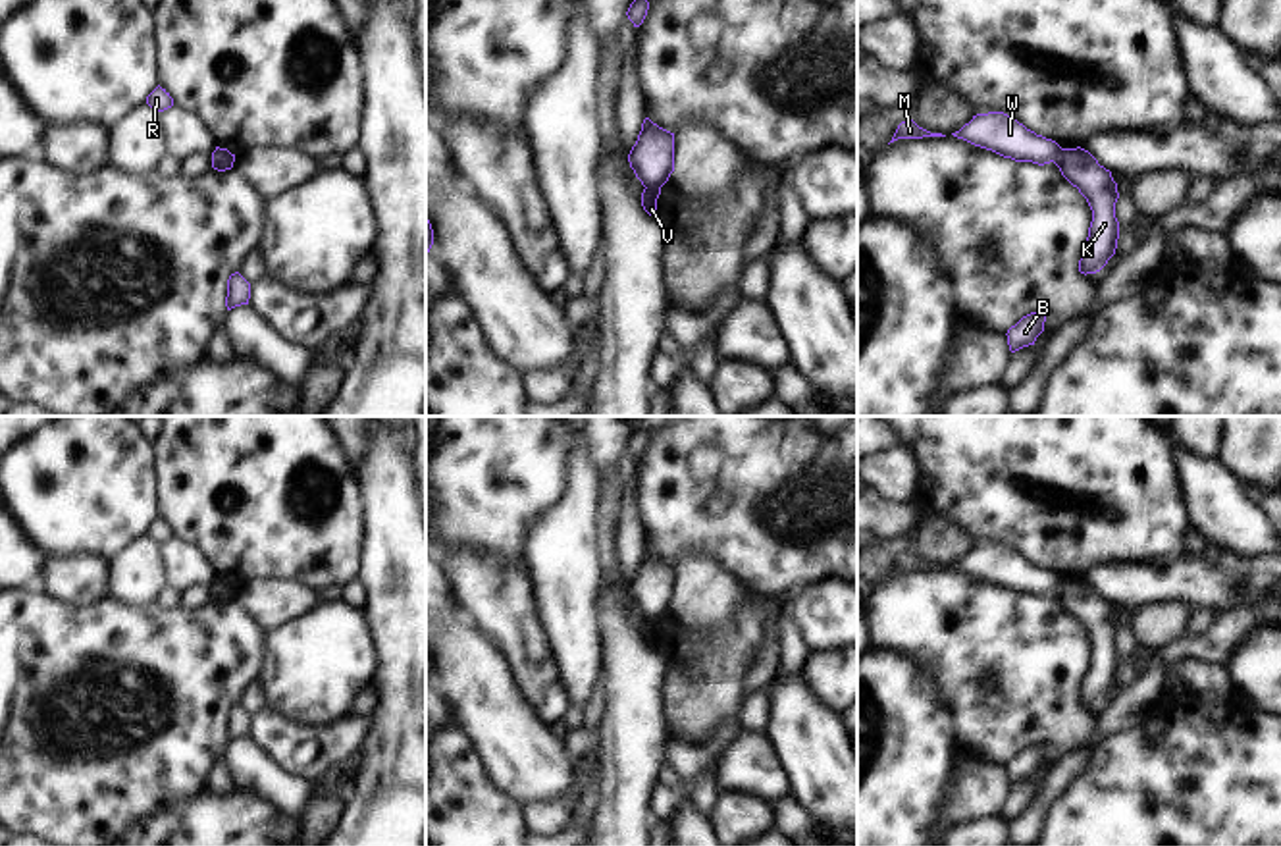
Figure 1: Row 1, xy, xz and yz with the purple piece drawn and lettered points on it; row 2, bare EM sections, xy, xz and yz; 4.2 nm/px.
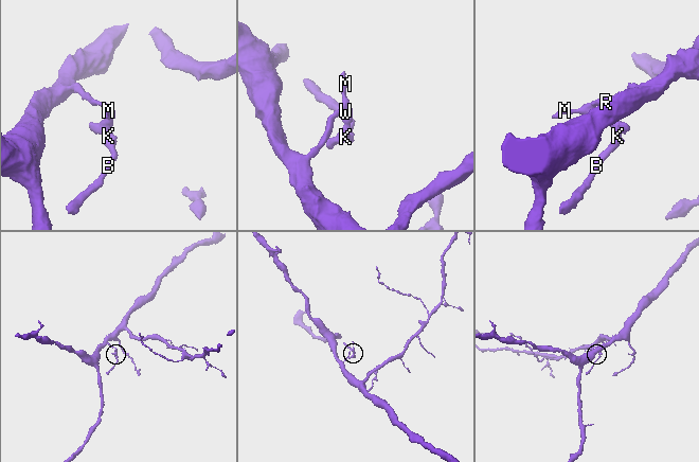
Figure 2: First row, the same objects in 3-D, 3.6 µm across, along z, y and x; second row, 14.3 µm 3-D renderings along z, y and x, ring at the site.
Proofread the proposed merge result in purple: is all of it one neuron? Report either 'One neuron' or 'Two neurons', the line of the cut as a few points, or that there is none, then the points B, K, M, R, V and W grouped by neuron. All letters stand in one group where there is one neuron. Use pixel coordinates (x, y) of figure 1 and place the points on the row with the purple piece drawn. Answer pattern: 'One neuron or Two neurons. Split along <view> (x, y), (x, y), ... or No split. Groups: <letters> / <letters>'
Two neurons. Split along xz (646, 185), (659, 189). Groups: B K V / M R W.

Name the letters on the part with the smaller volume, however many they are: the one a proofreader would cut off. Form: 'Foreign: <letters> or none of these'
Foreign: B, K, V

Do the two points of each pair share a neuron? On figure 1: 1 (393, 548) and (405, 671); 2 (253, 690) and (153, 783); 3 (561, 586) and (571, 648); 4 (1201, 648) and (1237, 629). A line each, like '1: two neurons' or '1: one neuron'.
1: one neuron
2: two neurons
3: one neuron
4: one neuron

